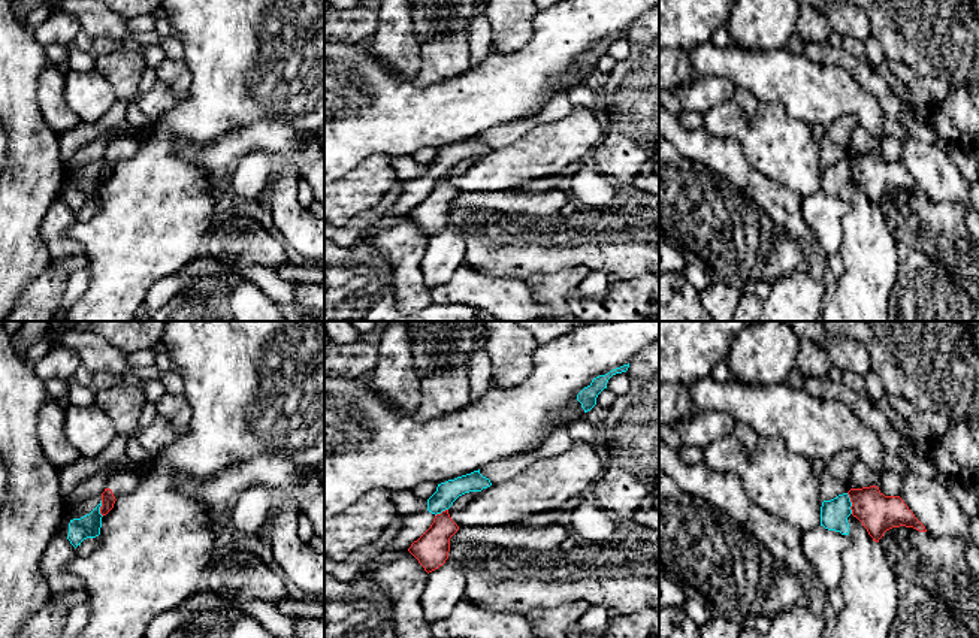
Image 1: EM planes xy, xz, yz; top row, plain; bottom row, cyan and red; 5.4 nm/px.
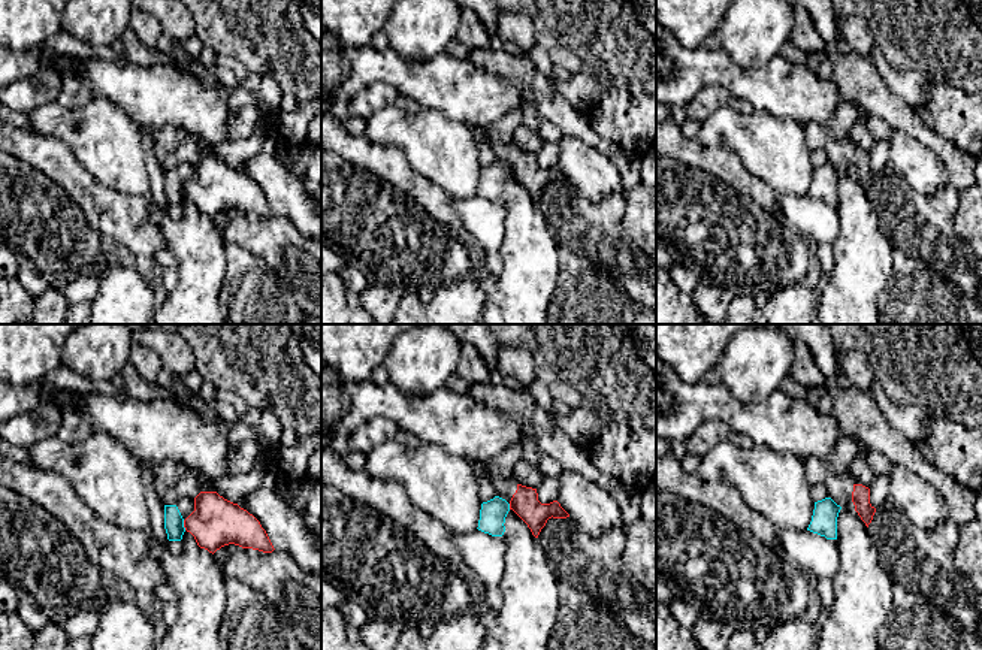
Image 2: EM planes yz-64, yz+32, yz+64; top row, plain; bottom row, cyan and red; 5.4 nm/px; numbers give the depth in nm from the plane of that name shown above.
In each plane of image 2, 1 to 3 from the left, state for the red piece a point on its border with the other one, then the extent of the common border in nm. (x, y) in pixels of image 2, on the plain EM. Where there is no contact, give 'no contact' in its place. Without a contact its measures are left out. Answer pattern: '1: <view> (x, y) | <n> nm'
1: yz-64 (183, 190) | 60 nm
2: yz+32 (508, 172) | 30 nm
3: no contact

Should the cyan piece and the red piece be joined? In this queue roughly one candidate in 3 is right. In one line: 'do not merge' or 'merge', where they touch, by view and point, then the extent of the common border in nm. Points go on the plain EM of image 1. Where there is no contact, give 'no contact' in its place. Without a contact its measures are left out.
do not merge | yz (851, 169) | 120 nm

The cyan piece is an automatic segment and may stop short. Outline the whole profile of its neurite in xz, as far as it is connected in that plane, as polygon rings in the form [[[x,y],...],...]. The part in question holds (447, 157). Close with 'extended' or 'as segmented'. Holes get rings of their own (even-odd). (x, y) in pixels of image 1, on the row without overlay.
[[[480,134],[438,149],[436,157],[427,164],[427,175],[414,181],[404,182],[399,199],[372,227],[362,233],[357,244],[366,244],[381,230],[395,224],[398,218],[408,215],[411,209],[430,193],[435,181],[448,175],[459,161],[469,157],[481,157],[490,151],[490,145],[483,142]]]; extended

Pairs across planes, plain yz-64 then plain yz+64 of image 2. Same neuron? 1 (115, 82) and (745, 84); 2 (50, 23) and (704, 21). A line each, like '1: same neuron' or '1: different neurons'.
1: same neuron
2: same neuron

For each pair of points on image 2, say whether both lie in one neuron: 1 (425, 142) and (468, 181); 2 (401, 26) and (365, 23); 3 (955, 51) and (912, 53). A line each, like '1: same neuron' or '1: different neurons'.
1: same neuron
2: different neurons
3: same neuron

